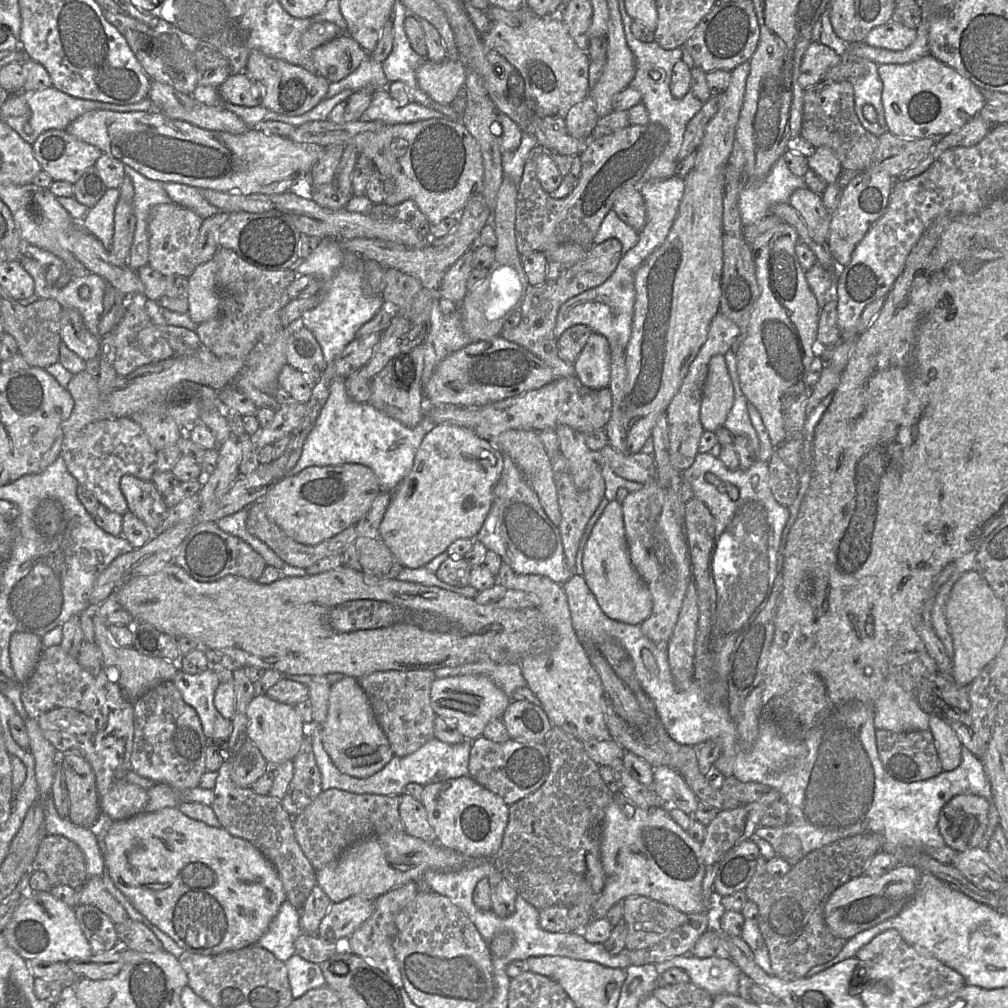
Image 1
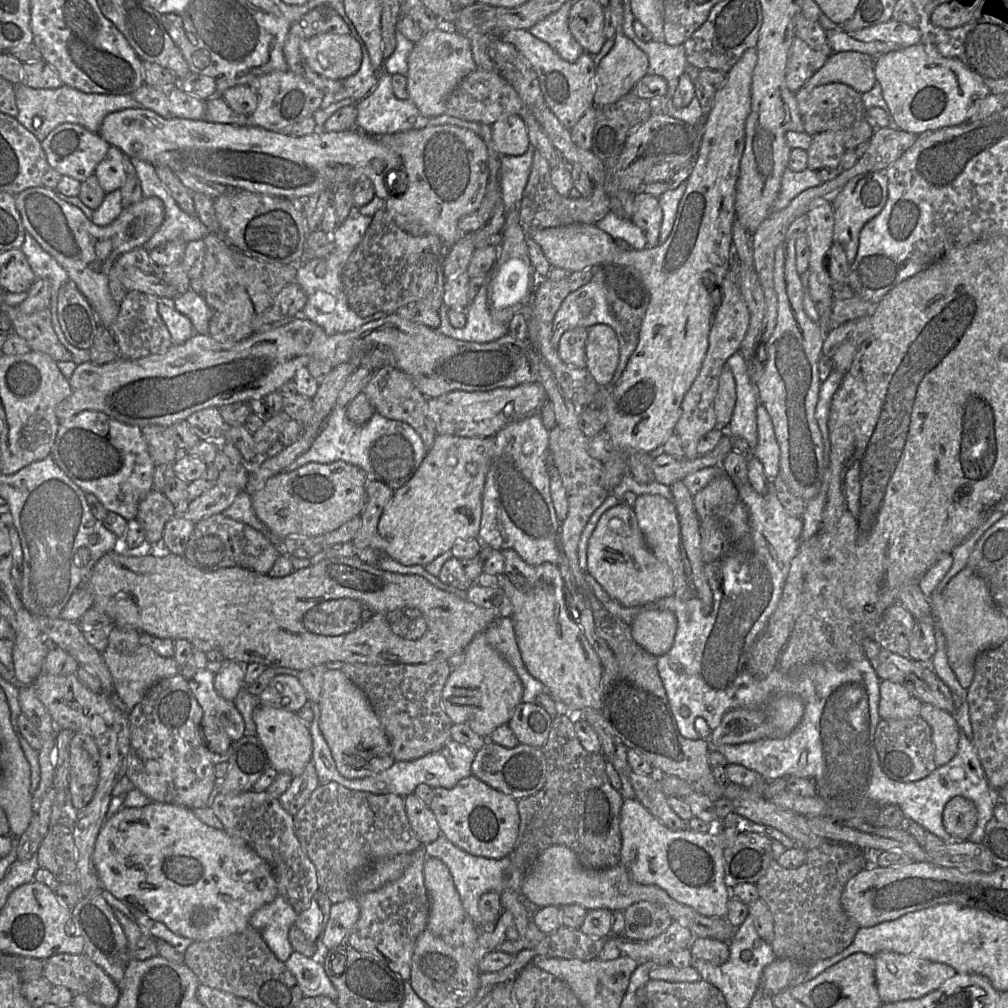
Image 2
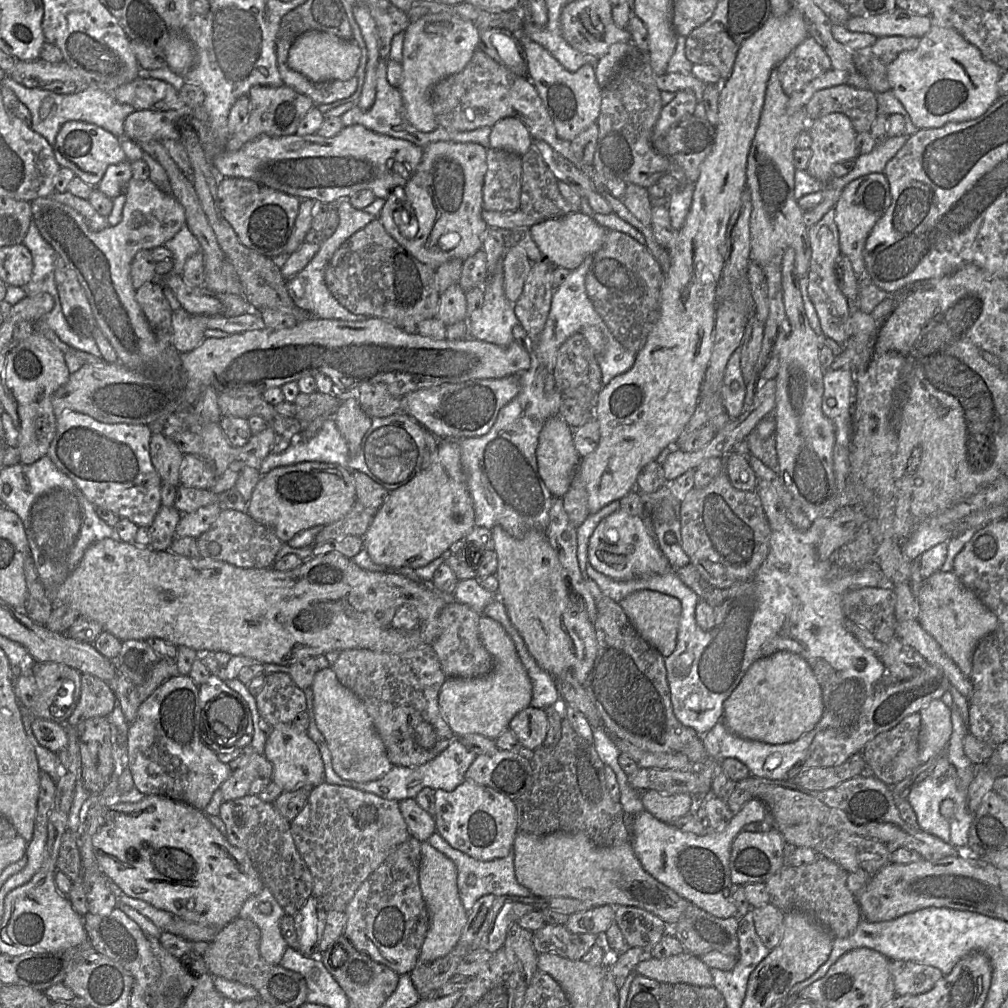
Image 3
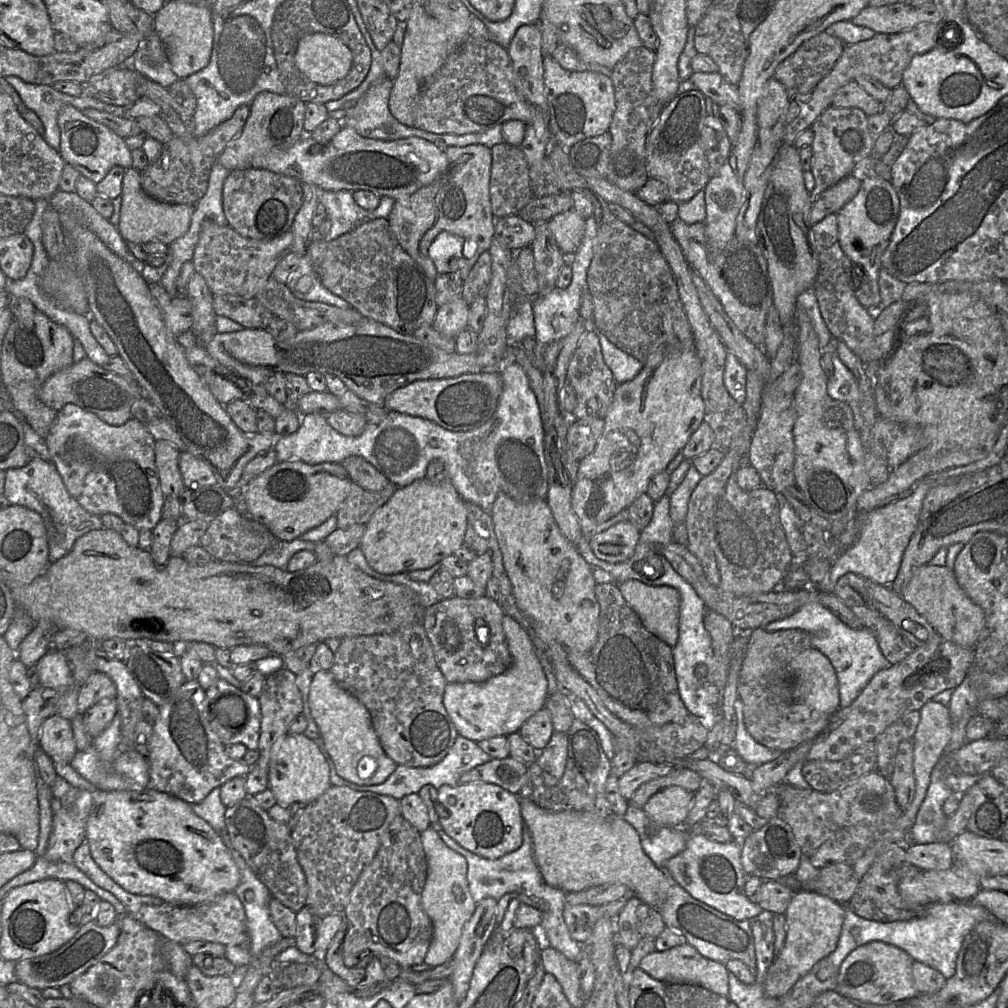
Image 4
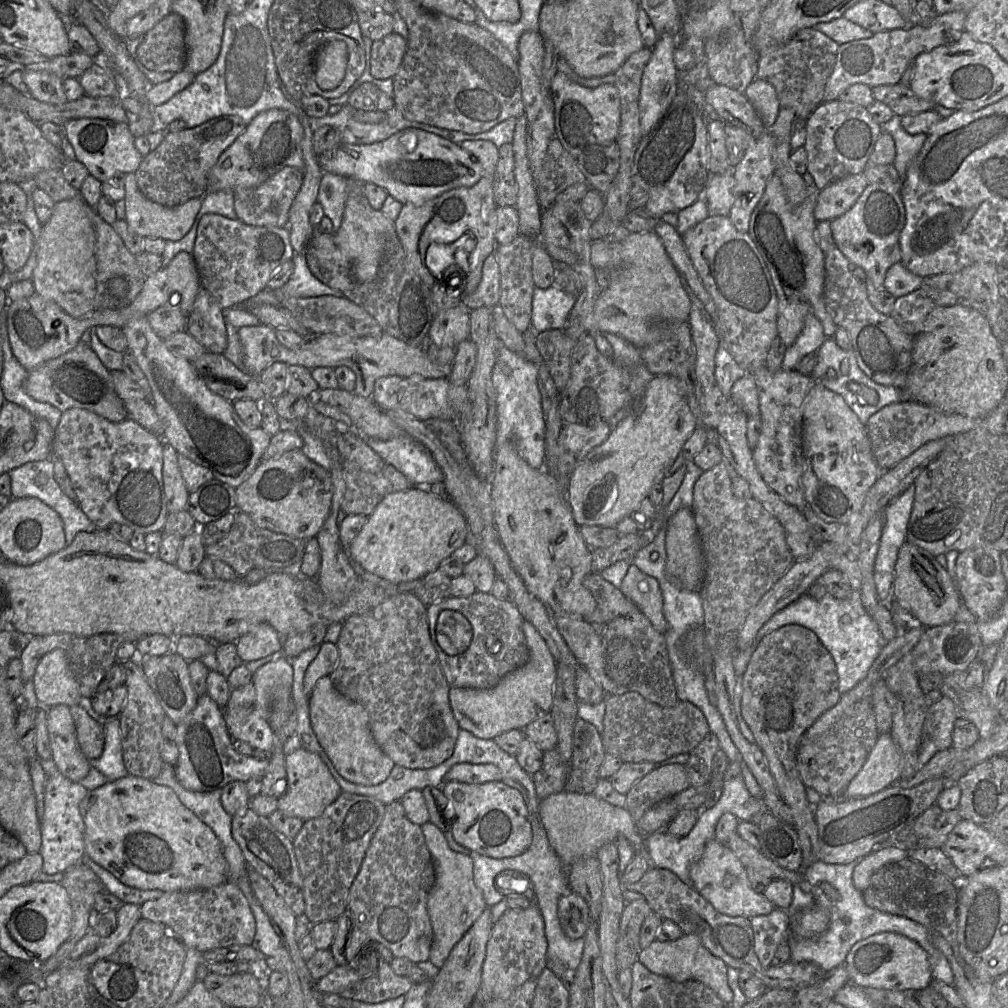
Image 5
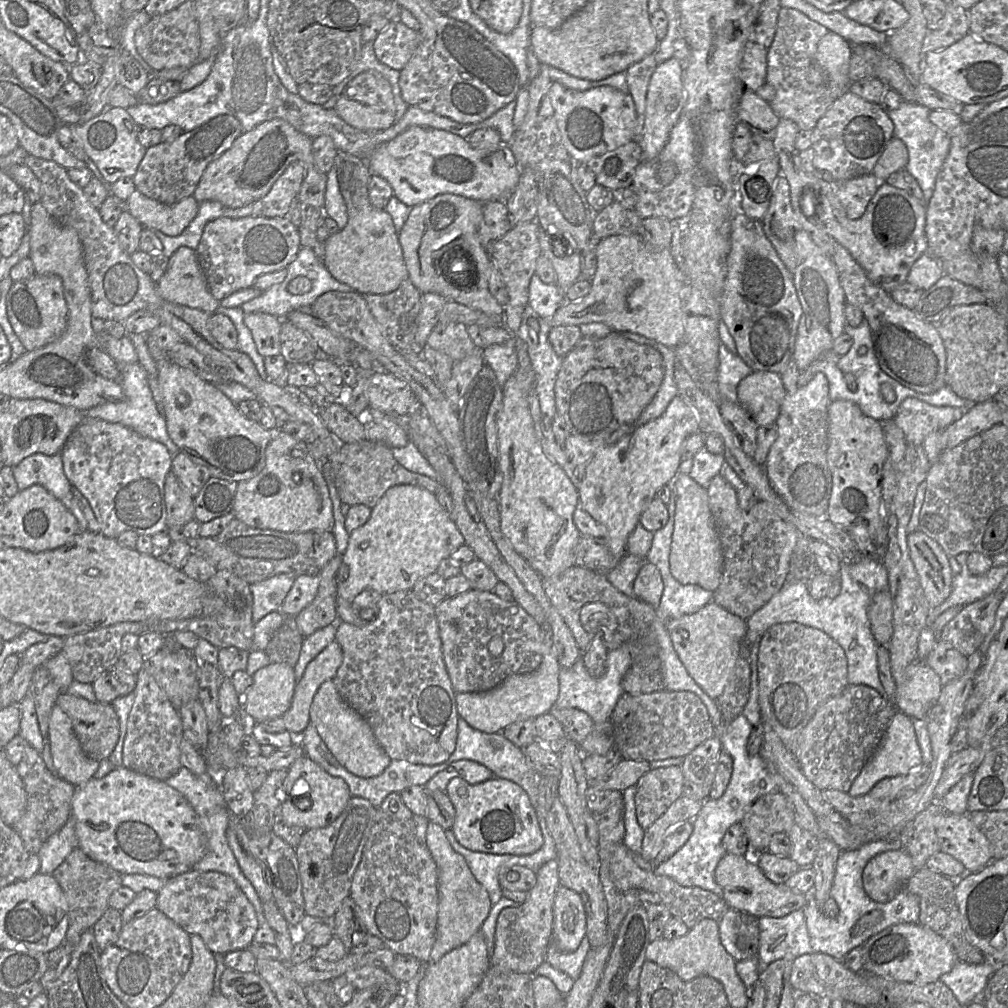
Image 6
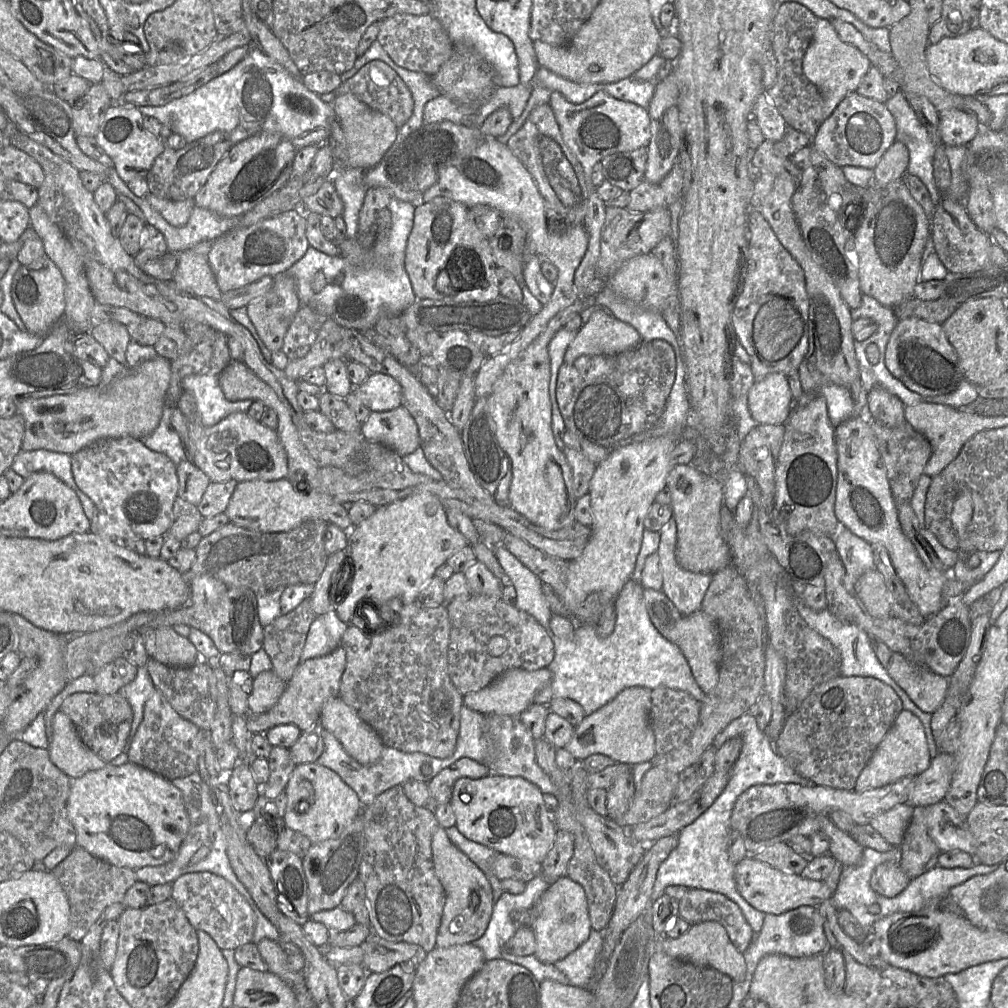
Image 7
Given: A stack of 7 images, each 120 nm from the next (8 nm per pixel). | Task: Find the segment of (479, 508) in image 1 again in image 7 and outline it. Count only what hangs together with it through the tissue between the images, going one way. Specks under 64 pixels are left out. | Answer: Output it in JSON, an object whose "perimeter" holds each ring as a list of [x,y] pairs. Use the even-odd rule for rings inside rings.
{"perimeter":[[[428,491],[376,507],[372,516],[349,531],[346,556],[353,563],[353,578],[345,588],[347,583],[342,577],[342,590],[336,596],[337,616],[350,624],[363,603],[384,603],[391,598],[399,598],[403,604],[416,601],[419,591],[435,576],[436,569],[465,546],[469,546],[467,539],[450,526],[446,509]]]}

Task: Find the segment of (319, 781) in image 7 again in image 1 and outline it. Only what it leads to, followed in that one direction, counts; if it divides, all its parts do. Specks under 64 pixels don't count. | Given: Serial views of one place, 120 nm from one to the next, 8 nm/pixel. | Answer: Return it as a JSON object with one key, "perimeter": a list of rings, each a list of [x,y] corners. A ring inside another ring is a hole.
{"perimeter":[[[255,695],[247,707],[247,738],[260,750],[270,767],[287,760],[293,761],[298,753],[308,725],[293,705],[275,701],[264,695]]]}

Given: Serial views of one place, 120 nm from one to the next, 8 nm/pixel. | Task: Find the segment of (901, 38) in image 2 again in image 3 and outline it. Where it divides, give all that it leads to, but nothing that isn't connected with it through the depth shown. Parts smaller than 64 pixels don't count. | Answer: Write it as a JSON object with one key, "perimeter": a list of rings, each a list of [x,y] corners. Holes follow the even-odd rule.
{"perimeter":[[[896,7],[895,9],[867,17],[849,17],[845,24],[852,32],[873,34],[877,38],[904,36],[922,38],[932,26],[930,16],[920,16]]]}

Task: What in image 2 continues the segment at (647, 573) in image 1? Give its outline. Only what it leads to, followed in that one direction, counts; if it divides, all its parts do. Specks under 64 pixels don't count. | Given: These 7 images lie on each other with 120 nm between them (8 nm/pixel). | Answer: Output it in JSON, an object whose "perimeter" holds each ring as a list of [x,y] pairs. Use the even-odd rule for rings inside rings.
{"perimeter":[[[643,494],[637,496],[633,510],[648,548],[672,572],[674,582],[673,595],[679,599],[686,599],[689,595],[690,581],[685,573],[681,556],[680,523],[673,501],[657,494]]]}

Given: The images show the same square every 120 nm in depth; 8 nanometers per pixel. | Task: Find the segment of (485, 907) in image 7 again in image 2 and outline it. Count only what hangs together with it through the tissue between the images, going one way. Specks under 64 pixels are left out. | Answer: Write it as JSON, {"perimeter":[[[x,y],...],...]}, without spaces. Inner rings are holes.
{"perimeter":[[[426,856],[423,878],[429,896],[426,929],[435,936],[448,934],[466,915],[452,875],[440,859]]]}

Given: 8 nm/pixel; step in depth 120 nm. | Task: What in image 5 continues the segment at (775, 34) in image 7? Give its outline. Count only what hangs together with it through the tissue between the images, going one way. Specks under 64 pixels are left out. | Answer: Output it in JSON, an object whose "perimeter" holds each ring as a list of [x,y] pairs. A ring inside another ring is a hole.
{"perimeter":[[[814,27],[799,30],[789,41],[759,52],[758,79],[772,84],[783,108],[790,108],[799,120],[806,120],[823,102],[826,83],[837,59],[839,44]]]}

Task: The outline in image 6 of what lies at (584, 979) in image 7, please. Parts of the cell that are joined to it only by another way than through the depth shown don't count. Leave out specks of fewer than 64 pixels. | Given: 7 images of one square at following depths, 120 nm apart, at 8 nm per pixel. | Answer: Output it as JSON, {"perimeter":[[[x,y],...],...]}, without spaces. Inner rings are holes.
{"perimeter":[[[586,936],[583,937],[577,950],[570,953],[563,952],[554,943],[550,943],[546,953],[546,961],[576,981],[582,972],[585,958],[590,949],[591,946]]]}

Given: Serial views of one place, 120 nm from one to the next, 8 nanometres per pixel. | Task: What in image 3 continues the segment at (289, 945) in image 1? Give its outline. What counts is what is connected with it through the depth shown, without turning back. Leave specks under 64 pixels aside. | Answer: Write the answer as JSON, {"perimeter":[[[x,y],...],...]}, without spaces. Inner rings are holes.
{"perimeter":[[[266,886],[249,897],[239,912],[239,918],[251,920],[260,929],[260,954],[267,963],[272,965],[280,965],[289,947],[280,930],[280,920],[285,914]]]}

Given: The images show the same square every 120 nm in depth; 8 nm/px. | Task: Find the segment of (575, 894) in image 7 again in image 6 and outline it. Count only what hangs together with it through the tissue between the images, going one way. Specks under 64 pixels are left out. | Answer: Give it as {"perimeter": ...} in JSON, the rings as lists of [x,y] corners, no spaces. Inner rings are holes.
{"perimeter":[[[564,886],[556,892],[553,903],[552,940],[561,951],[574,952],[586,936],[586,912],[580,895]]]}

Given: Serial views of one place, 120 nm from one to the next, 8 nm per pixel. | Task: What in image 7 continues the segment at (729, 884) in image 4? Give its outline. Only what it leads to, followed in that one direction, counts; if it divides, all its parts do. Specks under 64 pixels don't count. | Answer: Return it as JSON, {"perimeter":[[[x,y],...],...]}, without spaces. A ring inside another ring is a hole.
{"perimeter":[[[747,855],[734,865],[734,880],[739,894],[756,910],[764,914],[781,914],[799,906],[817,907],[830,899],[835,889],[824,881],[810,880],[797,874],[781,871],[754,860]]]}

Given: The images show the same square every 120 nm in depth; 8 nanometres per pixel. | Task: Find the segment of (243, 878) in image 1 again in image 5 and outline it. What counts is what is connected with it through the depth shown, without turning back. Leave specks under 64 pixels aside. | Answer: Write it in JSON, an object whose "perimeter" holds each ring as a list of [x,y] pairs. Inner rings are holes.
{"perimeter":[[[128,774],[117,780],[108,781],[106,784],[89,790],[80,803],[80,813],[85,823],[85,853],[94,862],[110,871],[122,883],[141,890],[159,889],[164,892],[188,891],[206,889],[228,881],[228,864],[224,857],[222,844],[214,831],[188,809],[178,798],[176,793],[165,785],[156,784],[151,779]]]}

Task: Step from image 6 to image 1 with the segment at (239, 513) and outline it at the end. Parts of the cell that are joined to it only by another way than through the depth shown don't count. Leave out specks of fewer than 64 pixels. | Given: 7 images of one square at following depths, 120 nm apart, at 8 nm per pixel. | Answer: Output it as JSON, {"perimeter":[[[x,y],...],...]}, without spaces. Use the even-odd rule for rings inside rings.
{"perimeter":[[[364,465],[312,466],[276,481],[260,501],[267,516],[289,537],[304,545],[317,545],[355,526],[380,490],[376,475]]]}

